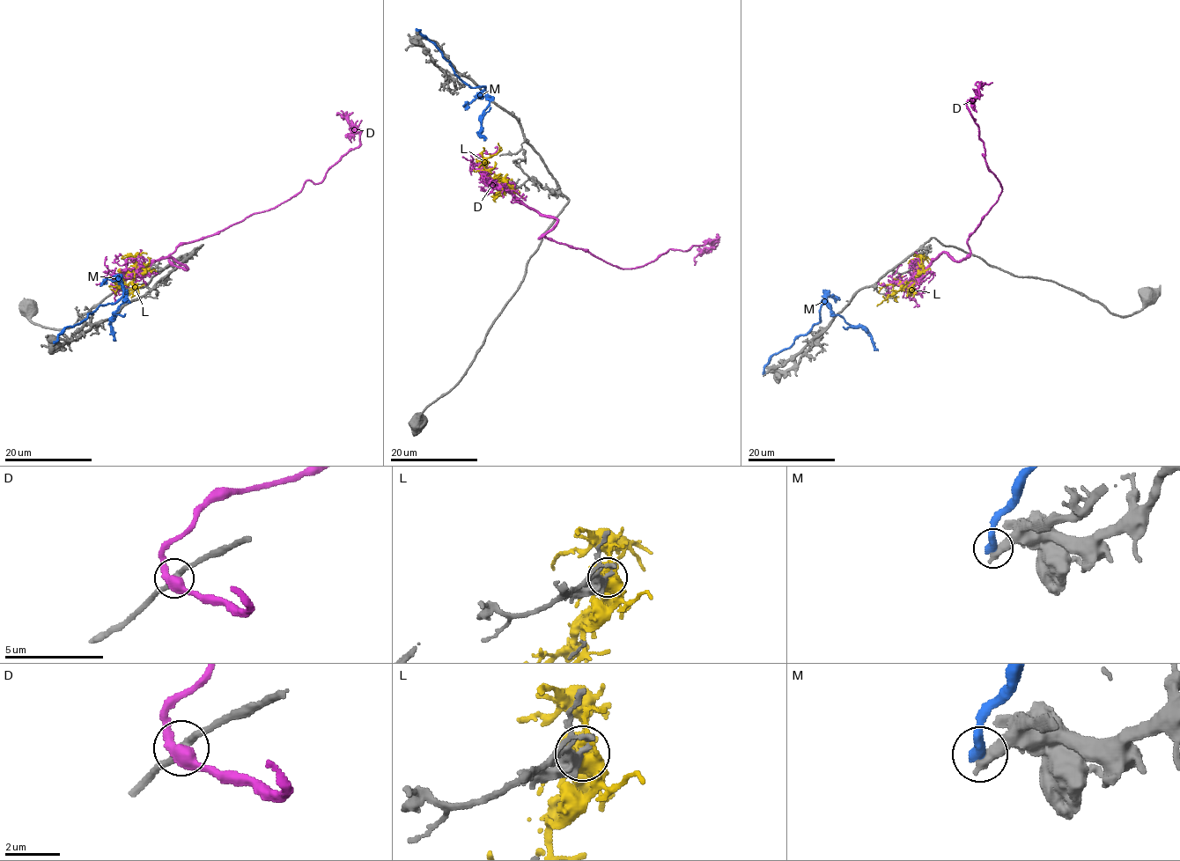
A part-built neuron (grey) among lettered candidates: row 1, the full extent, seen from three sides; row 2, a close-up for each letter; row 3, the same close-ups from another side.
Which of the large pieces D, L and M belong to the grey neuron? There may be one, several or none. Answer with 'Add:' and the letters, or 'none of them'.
Add: none of them

